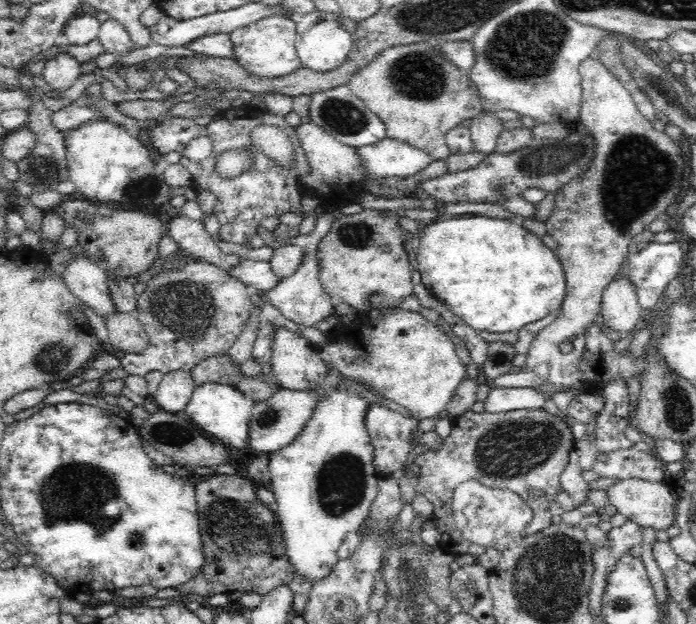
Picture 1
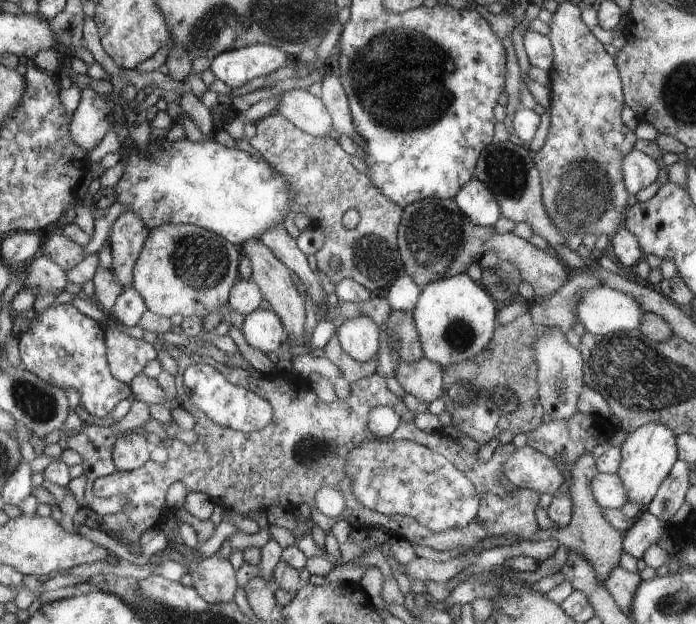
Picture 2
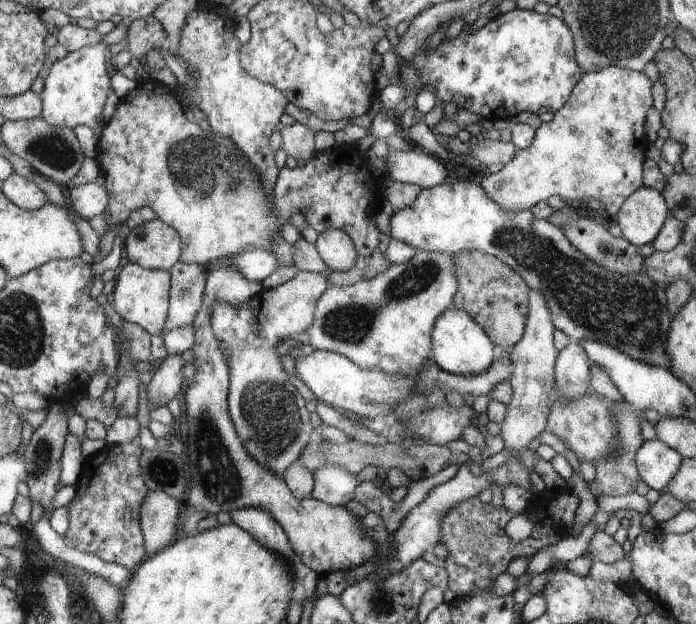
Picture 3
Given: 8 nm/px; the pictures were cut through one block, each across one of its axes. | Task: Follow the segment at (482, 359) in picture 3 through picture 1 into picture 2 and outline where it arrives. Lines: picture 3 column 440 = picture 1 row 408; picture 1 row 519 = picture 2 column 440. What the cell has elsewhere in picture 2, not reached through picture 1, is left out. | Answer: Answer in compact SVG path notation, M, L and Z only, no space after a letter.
M467 273L446 277L428 284L419 294L412 318L422 344L424 357L448 368L472 359L489 346L496 326L496 304L488 290Z

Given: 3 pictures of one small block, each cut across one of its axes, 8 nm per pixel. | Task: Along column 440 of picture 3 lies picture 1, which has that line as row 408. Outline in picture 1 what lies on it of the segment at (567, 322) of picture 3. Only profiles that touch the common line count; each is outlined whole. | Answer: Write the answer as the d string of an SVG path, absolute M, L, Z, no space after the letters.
M209 382L206 385L197 386L193 391L192 398L184 411L201 429L214 440L226 447L244 449L248 448L250 440L250 422L253 401L247 398L236 387L229 384Z

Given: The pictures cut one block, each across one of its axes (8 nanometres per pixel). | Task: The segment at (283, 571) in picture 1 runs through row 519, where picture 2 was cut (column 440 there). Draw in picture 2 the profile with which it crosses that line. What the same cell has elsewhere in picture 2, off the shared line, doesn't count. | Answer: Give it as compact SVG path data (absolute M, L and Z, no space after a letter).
M419 199L404 208L398 227L401 260L405 261L404 274L410 275L416 286L423 289L428 284L446 277L466 273L470 264L480 261L490 252L496 253L500 262L510 262L518 268L522 280L528 282L539 300L550 297L568 282L569 267L554 252L544 252L514 232L500 233L496 228L476 225L464 216L454 199Z

